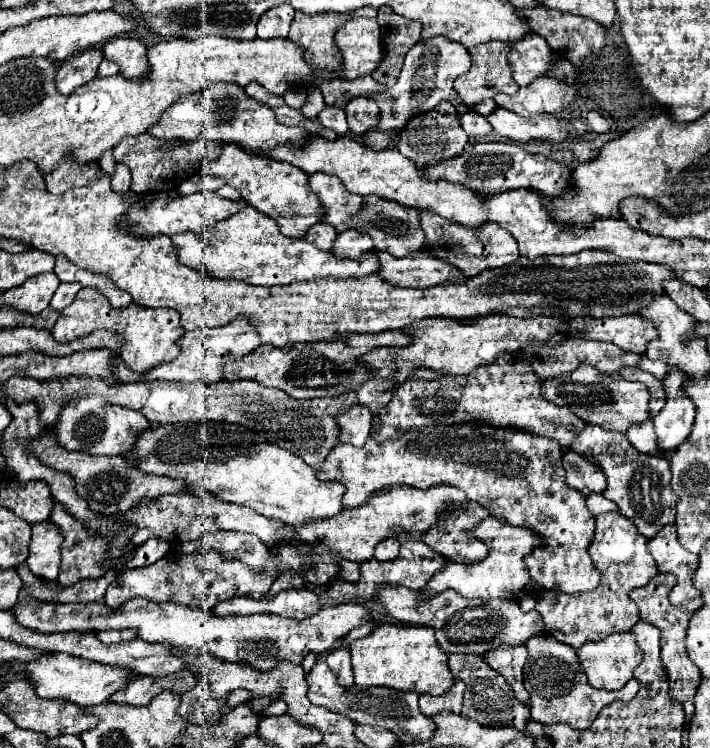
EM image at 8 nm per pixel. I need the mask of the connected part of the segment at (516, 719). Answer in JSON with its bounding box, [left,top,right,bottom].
[461,665,527,731]

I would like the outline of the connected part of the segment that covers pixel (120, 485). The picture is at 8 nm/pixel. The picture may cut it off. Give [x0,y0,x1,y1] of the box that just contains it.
[33,433,185,515]

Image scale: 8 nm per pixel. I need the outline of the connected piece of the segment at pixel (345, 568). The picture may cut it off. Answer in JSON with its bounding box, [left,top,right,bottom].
[339,561,359,583]

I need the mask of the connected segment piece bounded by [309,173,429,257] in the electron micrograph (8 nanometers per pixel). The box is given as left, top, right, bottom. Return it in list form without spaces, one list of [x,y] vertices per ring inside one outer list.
[[[325,173],[311,175],[309,185],[319,195],[323,207],[327,209],[327,215],[323,221],[337,227],[339,233],[343,233],[345,229],[357,229],[361,233],[367,233],[373,239],[375,249],[387,251],[393,257],[405,257],[413,251],[423,251],[425,247],[429,247],[419,223],[417,209],[405,209],[403,205],[397,205],[393,201],[381,201],[381,197],[373,197],[373,195],[369,197],[353,195],[341,185],[337,177],[325,175]]]

